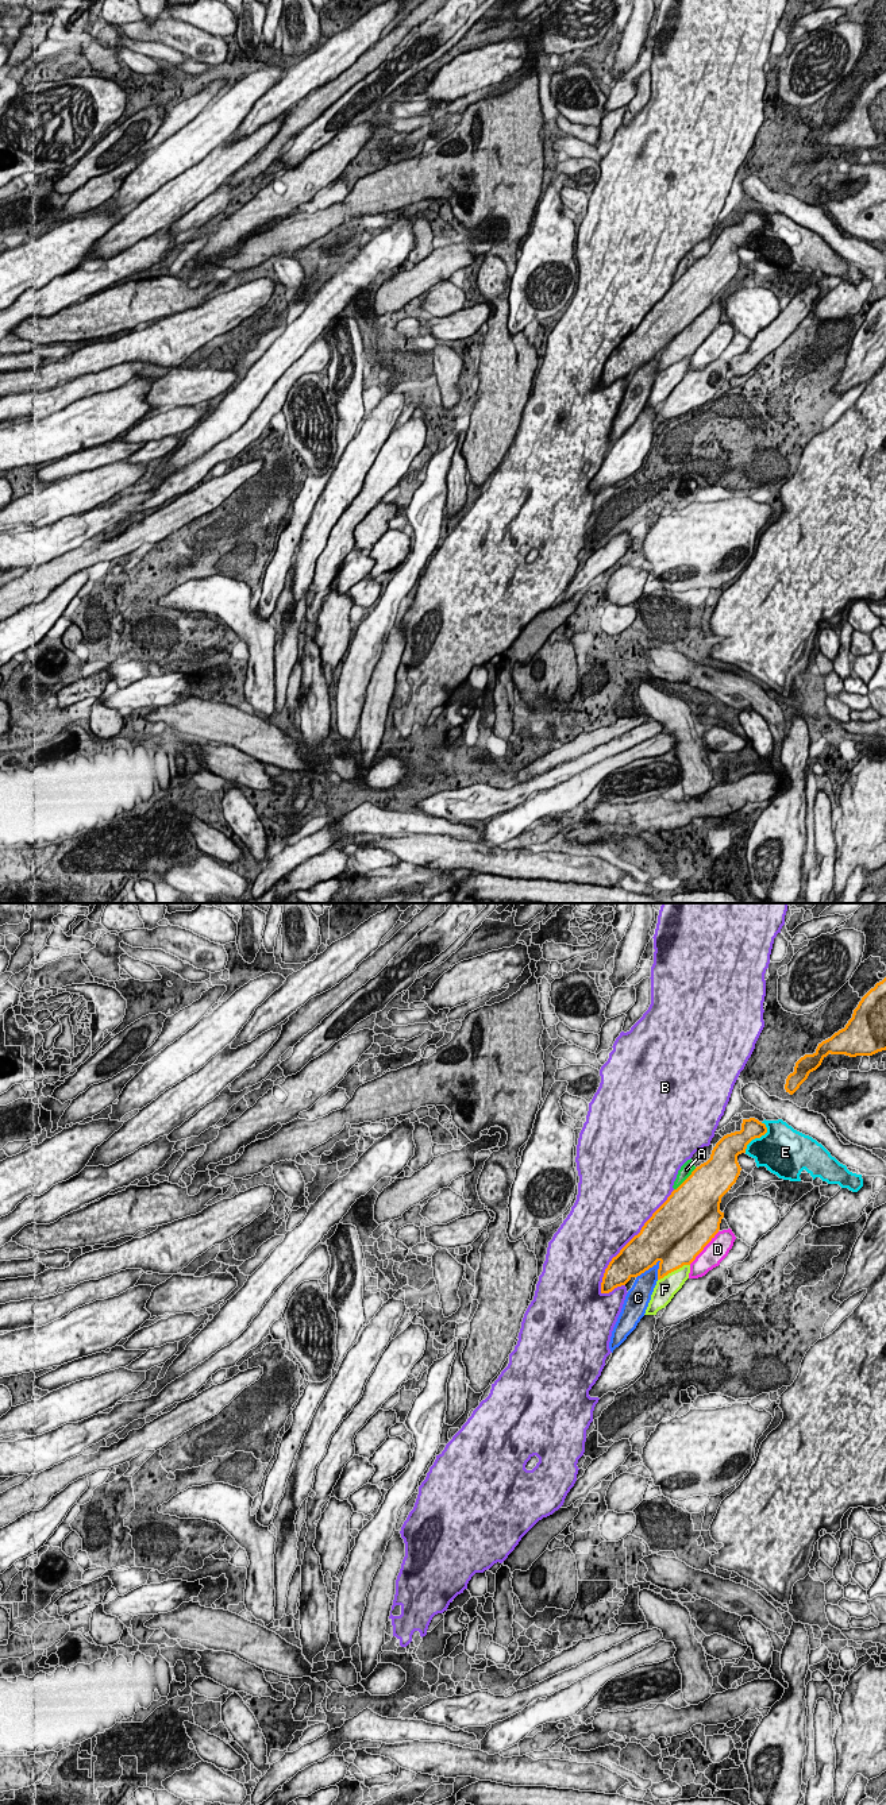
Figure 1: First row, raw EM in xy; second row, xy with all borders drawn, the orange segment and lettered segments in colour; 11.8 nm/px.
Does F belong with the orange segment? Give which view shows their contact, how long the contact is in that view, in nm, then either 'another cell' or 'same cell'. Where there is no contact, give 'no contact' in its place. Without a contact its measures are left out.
xy | 440 nm | another cell

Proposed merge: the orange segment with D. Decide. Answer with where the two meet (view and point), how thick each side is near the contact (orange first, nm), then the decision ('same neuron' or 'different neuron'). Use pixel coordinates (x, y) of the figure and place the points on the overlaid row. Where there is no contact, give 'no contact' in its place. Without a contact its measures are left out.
contact xy (704, 1246); calibres 500 and 280 nm; different neuron

